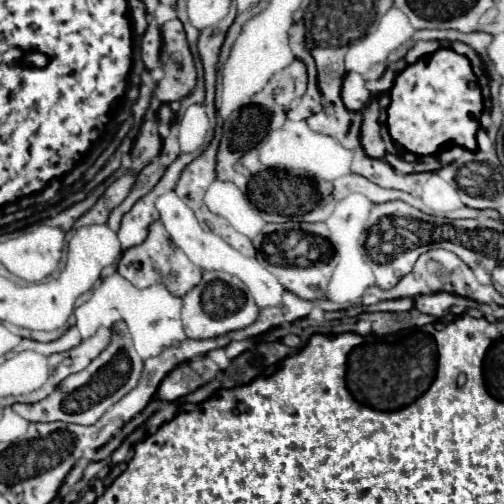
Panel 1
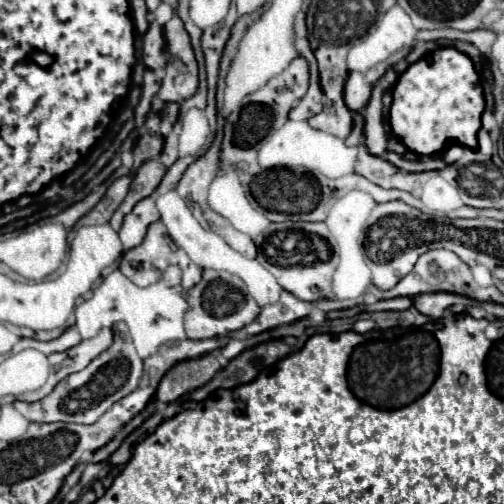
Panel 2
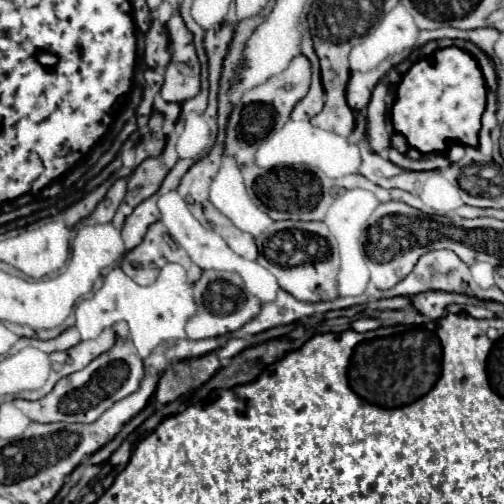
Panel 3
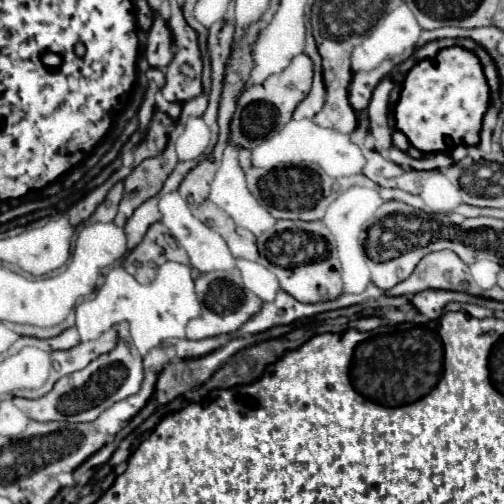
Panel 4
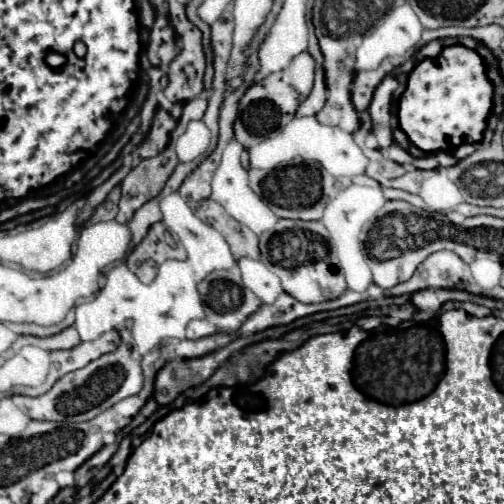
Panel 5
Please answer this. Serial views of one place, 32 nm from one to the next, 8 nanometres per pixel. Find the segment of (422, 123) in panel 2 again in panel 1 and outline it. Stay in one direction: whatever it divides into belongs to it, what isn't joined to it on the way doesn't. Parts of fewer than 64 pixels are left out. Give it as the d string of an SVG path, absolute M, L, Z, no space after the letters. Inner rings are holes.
M438 48L434 54L406 66L406 70L396 76L390 98L388 132L392 140L402 144L408 152L430 156L450 146L476 150L476 132L480 128L484 100L466 56L452 48Z

